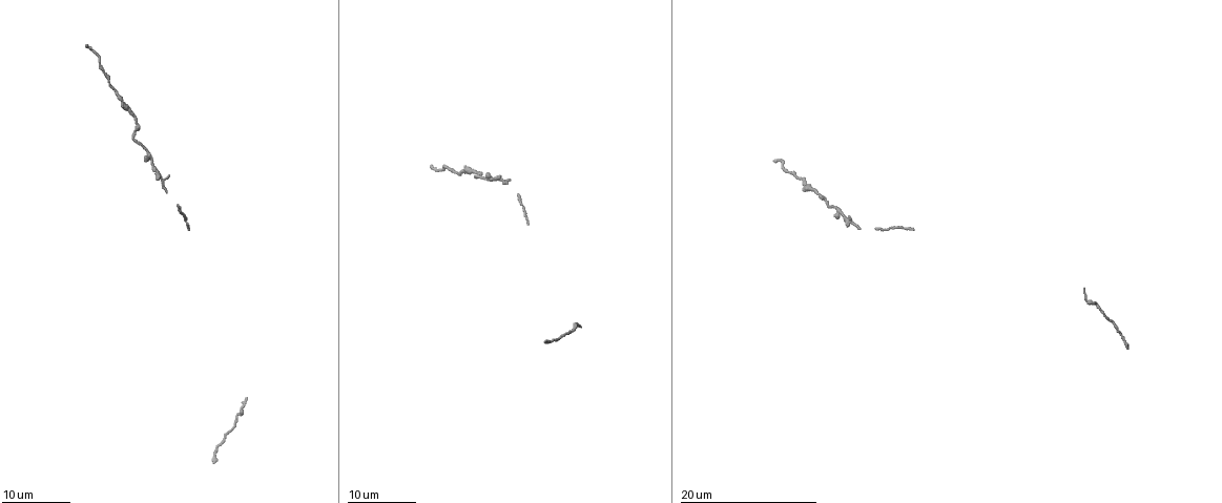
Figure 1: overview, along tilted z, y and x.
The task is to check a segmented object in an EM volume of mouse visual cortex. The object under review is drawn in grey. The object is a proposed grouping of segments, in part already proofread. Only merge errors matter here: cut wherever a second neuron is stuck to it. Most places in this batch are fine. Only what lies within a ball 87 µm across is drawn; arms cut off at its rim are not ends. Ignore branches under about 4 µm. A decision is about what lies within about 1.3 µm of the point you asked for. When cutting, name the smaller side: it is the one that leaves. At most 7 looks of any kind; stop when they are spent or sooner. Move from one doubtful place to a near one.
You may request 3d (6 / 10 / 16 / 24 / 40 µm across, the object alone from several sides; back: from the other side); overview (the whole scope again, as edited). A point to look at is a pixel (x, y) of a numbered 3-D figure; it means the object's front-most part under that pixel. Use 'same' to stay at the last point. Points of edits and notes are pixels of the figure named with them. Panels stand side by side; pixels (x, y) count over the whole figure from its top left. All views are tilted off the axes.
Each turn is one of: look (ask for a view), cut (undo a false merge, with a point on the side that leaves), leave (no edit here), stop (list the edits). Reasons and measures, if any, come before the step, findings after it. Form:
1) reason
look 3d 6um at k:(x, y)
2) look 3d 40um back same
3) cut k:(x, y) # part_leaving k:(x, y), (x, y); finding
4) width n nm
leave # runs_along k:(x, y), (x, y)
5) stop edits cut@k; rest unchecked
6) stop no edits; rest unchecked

thick turns thin
look 3d 16um at 1:(836, 208)

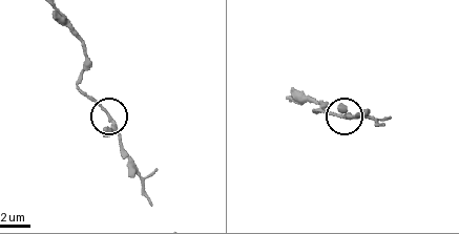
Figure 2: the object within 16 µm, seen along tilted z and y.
look 3d 6um at 2:(340, 116)

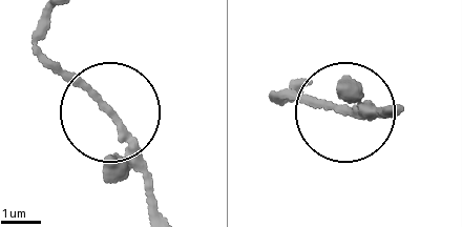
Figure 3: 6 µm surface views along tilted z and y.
leave # one neuron here

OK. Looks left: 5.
calibre changes
look 3d 24um at 1:(500, 180)

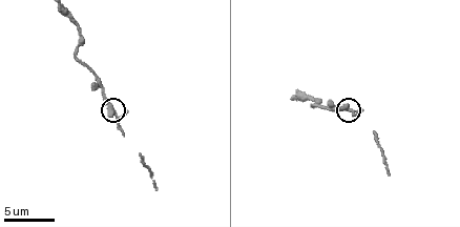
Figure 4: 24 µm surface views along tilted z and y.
look 3d 6um at 4:(348, 108)

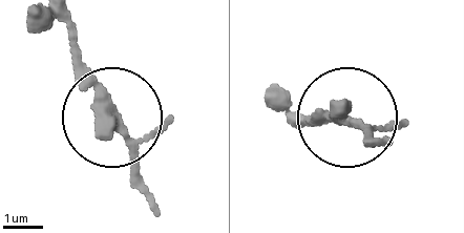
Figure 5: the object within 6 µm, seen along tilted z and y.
width 250 nm
leave # all the same neuron

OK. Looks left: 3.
narrows sharply
look 3d 6um at 4:(79, 29)

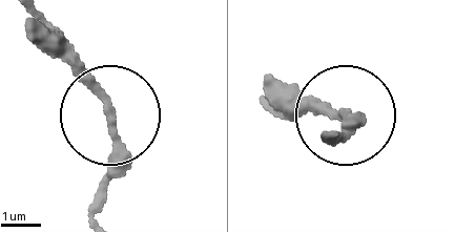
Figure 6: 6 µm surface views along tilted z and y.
look 3d 6um back at 6:(110, 115)

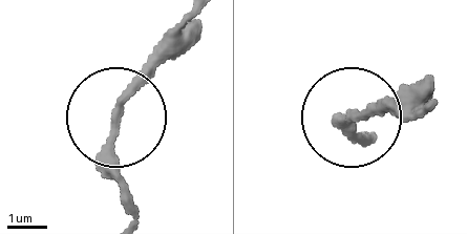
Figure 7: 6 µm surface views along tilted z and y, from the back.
leave # all the same neuron

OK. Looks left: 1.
stop no edits; rest unchecked

